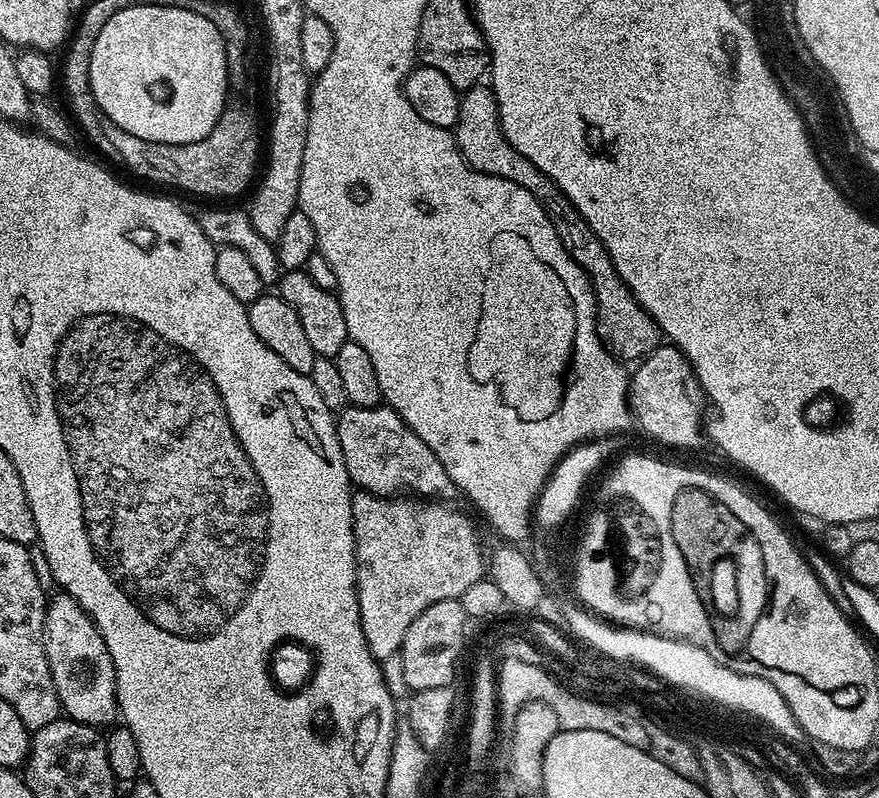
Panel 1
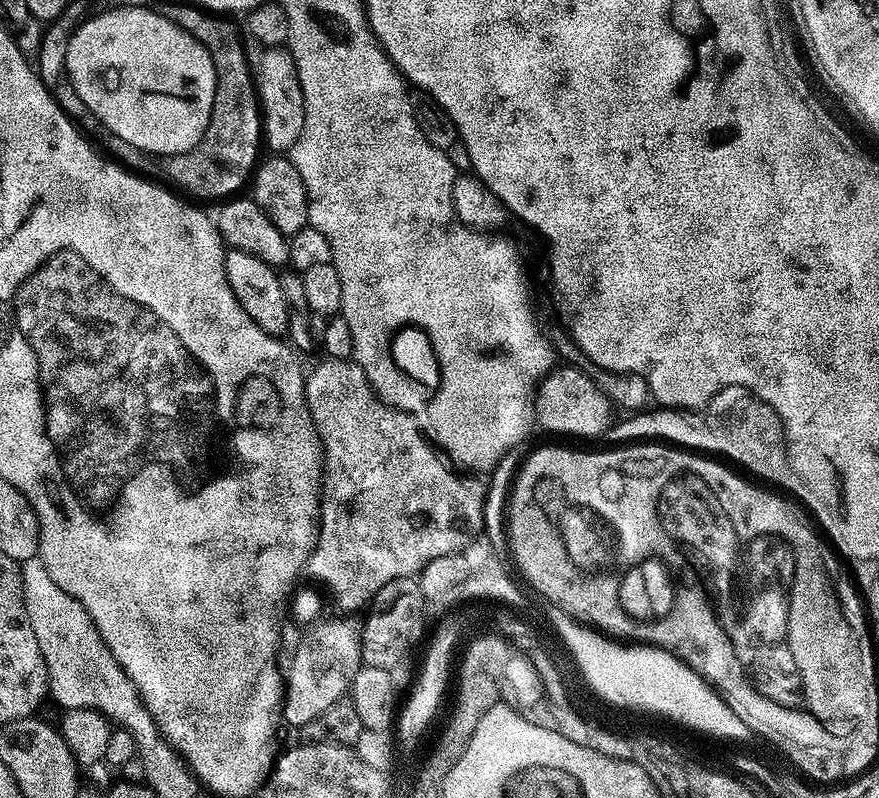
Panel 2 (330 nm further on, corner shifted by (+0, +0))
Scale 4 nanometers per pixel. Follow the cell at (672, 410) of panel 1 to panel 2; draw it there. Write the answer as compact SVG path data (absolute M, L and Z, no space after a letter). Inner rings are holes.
M571 366L553 367L552 371L540 381L534 401L534 420L548 432L561 432L564 436L600 436L603 437L614 424L614 405L605 392L582 370Z

